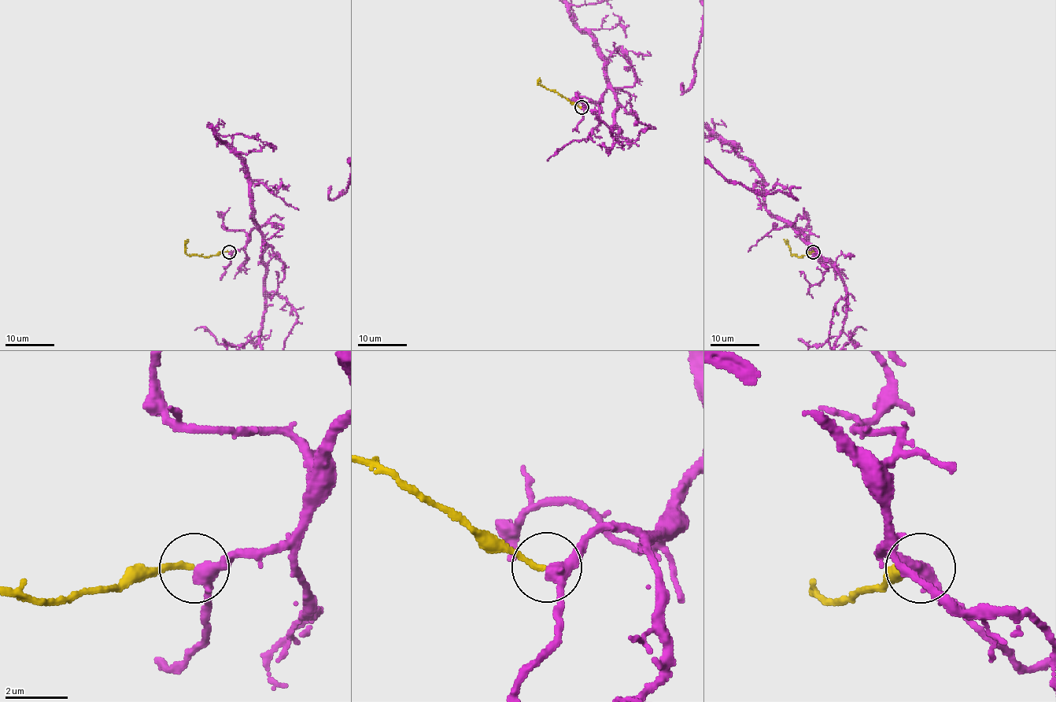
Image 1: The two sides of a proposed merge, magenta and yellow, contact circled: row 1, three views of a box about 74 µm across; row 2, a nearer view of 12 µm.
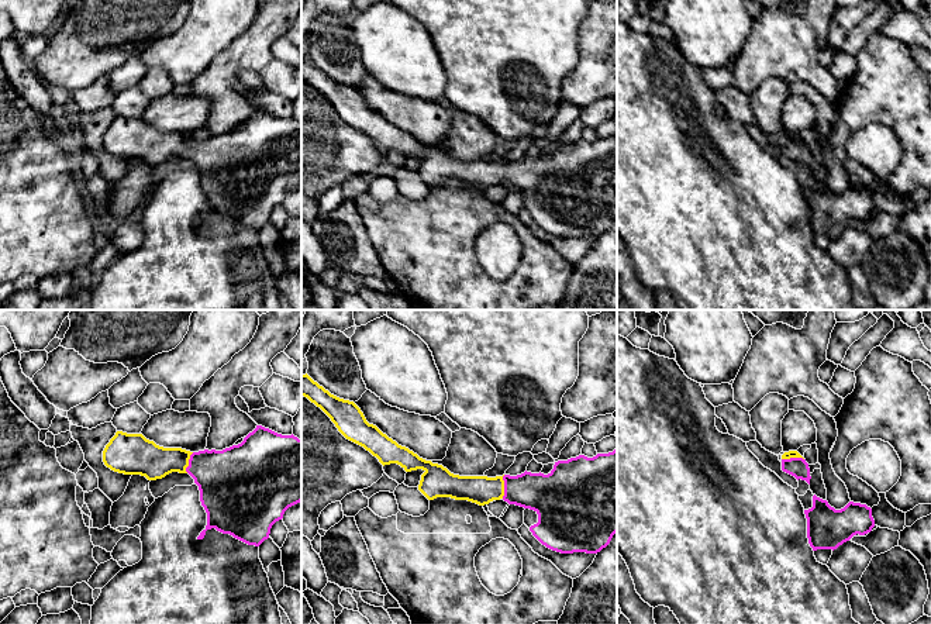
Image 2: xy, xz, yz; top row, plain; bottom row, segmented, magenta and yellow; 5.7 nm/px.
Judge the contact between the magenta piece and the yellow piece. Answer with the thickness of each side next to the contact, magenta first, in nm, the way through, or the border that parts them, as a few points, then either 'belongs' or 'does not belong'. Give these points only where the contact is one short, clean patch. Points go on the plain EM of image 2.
calibres 240 and 160 nm; way xz (547, 179), (504, 171), (478, 173); belongs

